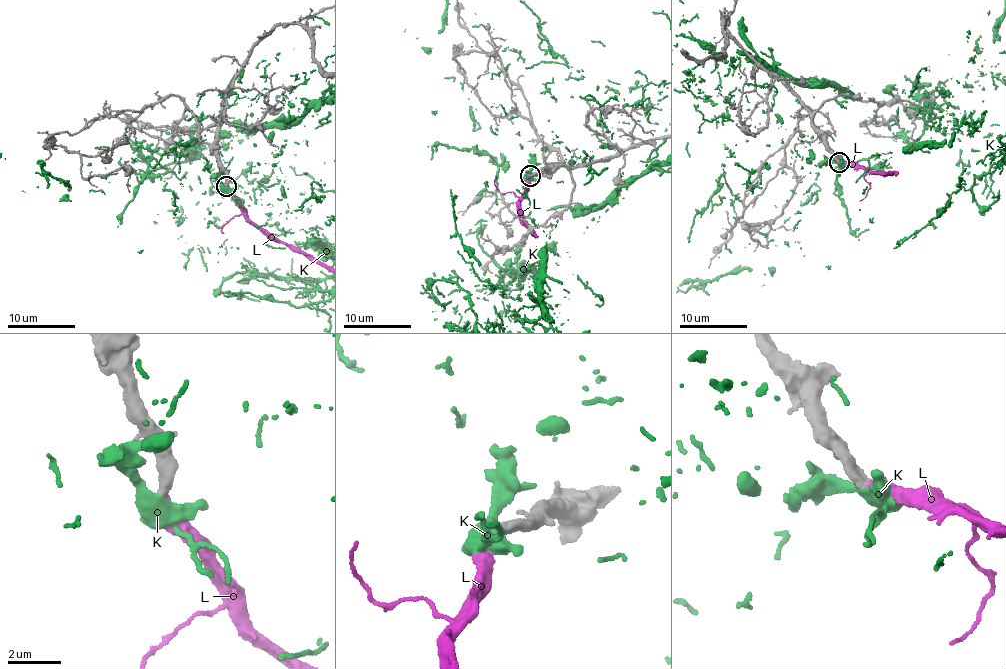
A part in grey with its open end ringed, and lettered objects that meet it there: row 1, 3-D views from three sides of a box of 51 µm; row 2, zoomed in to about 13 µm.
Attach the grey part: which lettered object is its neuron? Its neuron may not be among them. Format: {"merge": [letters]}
{"merge": ["L"]}

